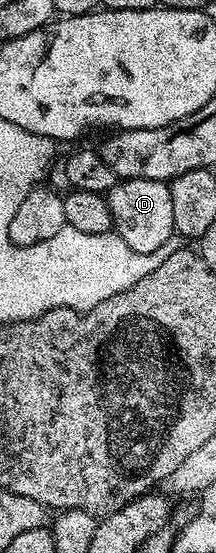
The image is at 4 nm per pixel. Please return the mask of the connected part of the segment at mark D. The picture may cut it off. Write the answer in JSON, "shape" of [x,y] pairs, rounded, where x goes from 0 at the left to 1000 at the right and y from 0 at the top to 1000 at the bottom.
{"shape":[[[667,322],[551,324],[481,356],[509,376],[523,418],[560,434],[593,438],[611,452],[648,459],[704,459],[704,452],[741,452],[741,445],[759,445],[759,438],[778,438],[810,425],[796,358],[773,327]]]}

